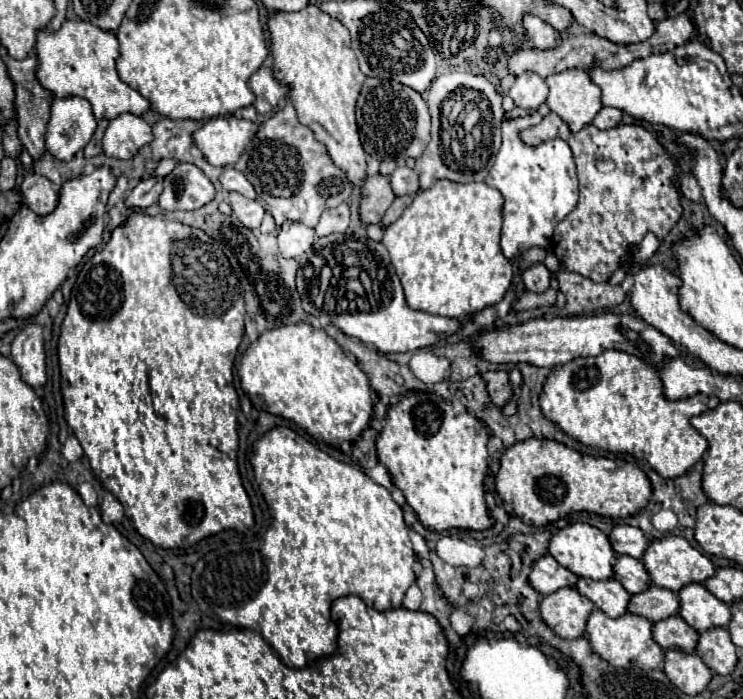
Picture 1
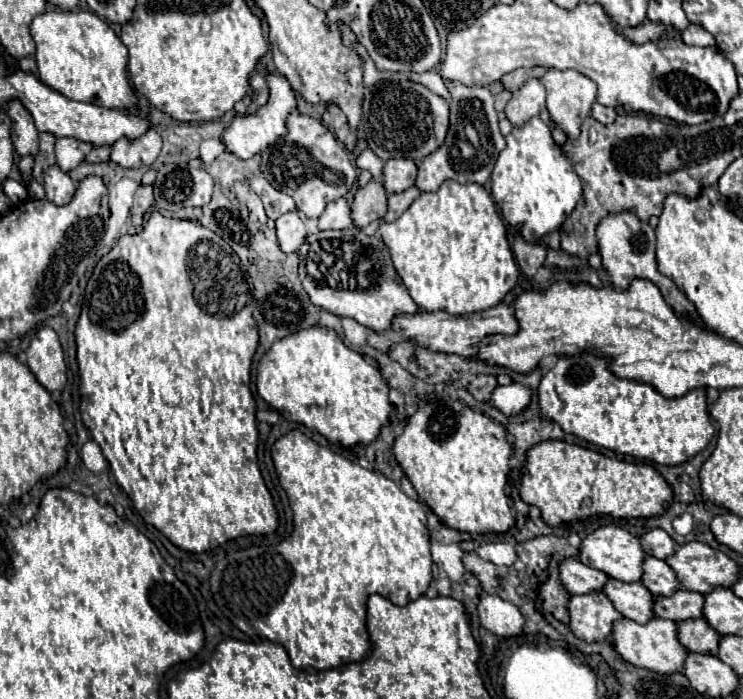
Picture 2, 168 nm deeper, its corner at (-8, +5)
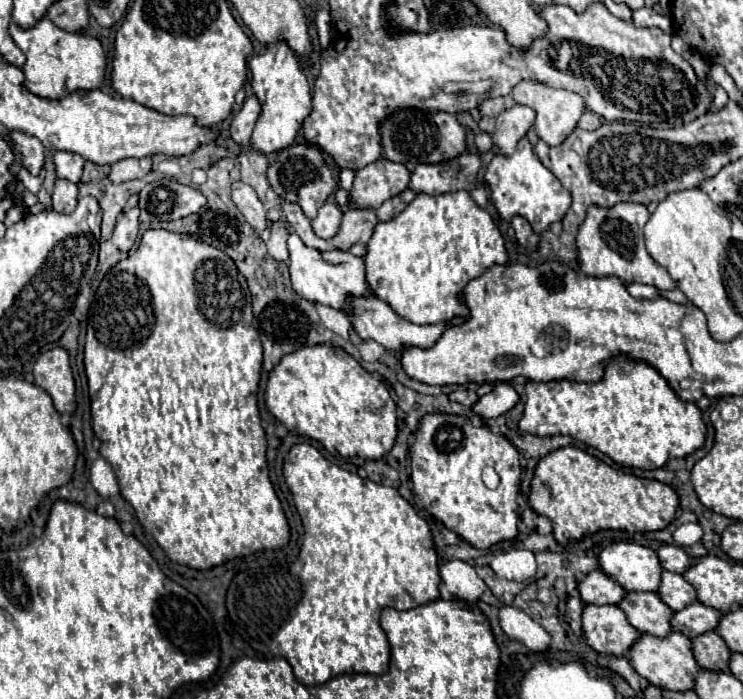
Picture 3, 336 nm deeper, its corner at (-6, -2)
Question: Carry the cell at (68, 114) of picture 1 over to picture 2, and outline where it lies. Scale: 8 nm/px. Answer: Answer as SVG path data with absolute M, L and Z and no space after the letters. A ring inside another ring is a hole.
M58 138L56 140L56 160L62 172L74 170L92 150L90 144L74 140L74 138Z

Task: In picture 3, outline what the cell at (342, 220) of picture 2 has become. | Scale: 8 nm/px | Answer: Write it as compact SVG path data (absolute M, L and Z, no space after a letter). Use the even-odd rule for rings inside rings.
M324 203L318 211L318 217L312 221L312 229L320 239L332 239L340 231L342 211L334 203Z

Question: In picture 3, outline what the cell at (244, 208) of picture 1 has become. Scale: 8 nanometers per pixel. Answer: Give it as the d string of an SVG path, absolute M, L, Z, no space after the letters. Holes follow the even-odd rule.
M242 181L232 183L232 201L236 203L238 211L246 217L246 221L248 221L258 233L262 233L262 231L266 229L268 223L266 223L264 205L262 205L262 201L258 199L256 191L254 191L250 185L246 185L246 183L242 183Z

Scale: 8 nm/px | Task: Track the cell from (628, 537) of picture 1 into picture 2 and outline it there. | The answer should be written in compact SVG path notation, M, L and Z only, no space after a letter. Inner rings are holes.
M654 528L646 532L640 540L642 540L642 548L646 550L646 554L660 558L660 560L666 560L676 550L676 542L662 528Z

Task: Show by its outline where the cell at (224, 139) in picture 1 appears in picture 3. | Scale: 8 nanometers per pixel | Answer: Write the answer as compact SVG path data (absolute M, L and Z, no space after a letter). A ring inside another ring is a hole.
M284 43L270 45L264 55L254 55L248 67L252 71L252 91L262 105L262 115L256 123L250 143L260 153L270 155L294 143L302 121L312 111L312 95L298 57Z

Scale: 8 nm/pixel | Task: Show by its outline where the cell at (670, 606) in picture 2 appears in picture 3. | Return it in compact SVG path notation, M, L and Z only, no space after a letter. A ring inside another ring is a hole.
M694 601L690 605L686 605L680 611L674 611L670 625L674 631L684 633L686 637L694 639L696 635L710 631L716 627L716 623L720 621L720 611L702 605L700 601Z

